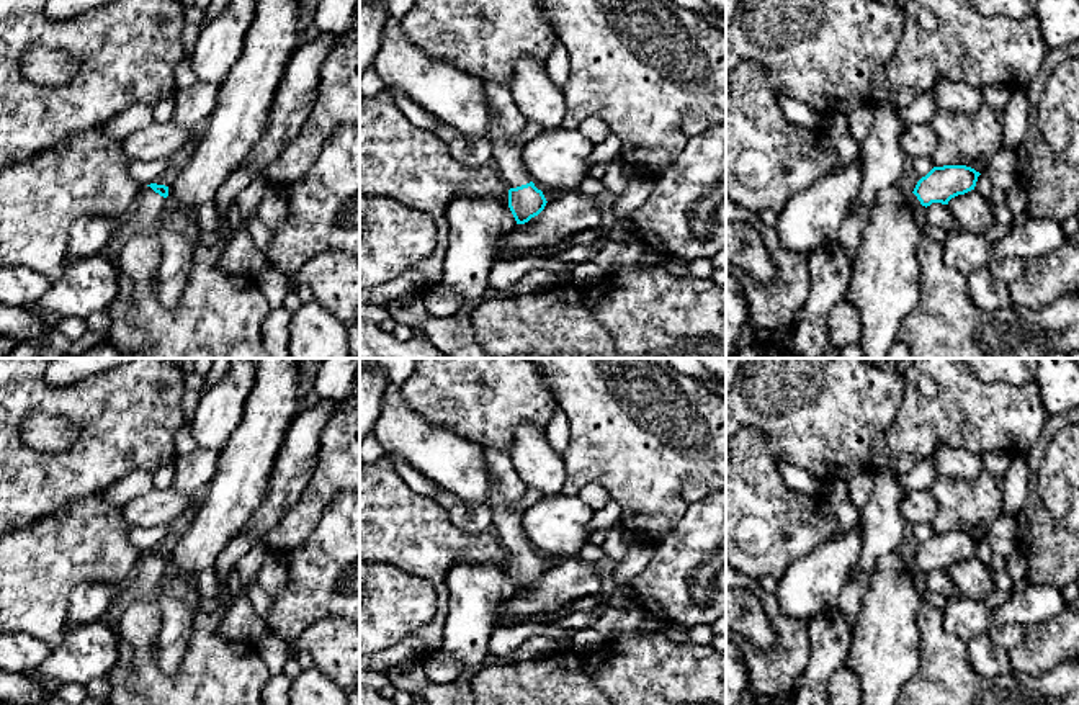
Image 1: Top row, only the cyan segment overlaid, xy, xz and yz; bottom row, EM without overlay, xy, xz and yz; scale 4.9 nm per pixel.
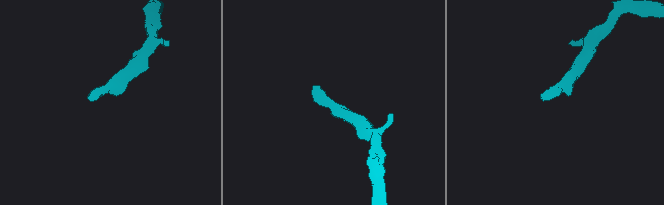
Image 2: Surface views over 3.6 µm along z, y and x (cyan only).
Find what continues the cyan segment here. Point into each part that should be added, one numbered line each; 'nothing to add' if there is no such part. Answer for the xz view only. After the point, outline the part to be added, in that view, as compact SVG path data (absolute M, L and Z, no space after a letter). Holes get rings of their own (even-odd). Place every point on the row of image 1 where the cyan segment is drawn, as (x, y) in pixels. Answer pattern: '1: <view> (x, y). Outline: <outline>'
1: xz (507, 121). Outline: M484 82L486 98L490 110L487 139L492 144L492 162L507 188L517 188L531 182L525 167L522 147L515 137L528 124L518 110L512 92L500 82Z

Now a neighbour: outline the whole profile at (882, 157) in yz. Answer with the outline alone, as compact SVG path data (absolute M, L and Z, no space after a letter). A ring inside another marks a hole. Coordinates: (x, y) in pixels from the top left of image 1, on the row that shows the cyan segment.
M870 103L873 110L873 129L858 144L862 160L862 185L855 198L853 209L844 219L837 234L840 242L853 262L871 214L876 195L898 182L904 173L906 154L899 146L899 137L907 124L899 118L901 108L891 103Z

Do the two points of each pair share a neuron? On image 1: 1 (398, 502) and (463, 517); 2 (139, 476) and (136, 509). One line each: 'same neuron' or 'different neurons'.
1: different neurons
2: different neurons

